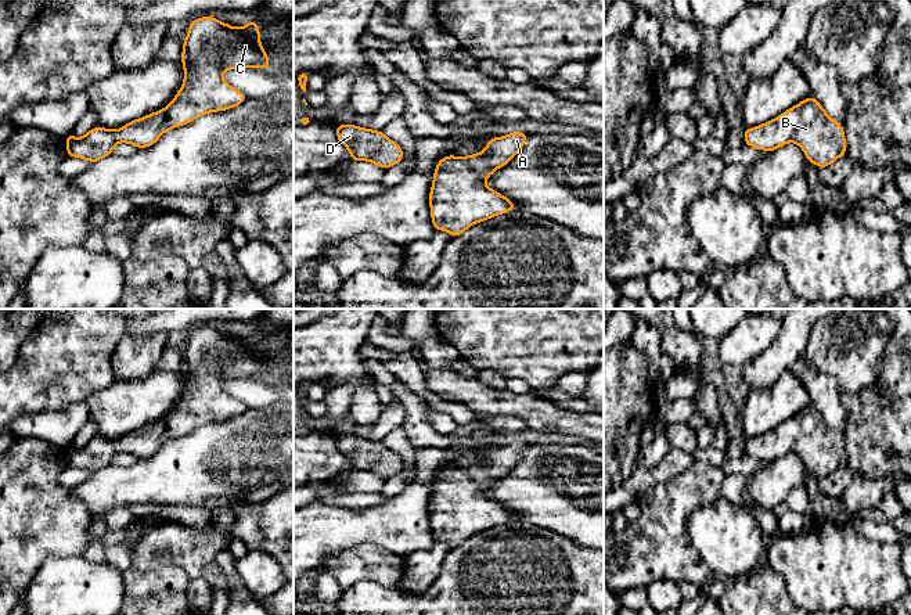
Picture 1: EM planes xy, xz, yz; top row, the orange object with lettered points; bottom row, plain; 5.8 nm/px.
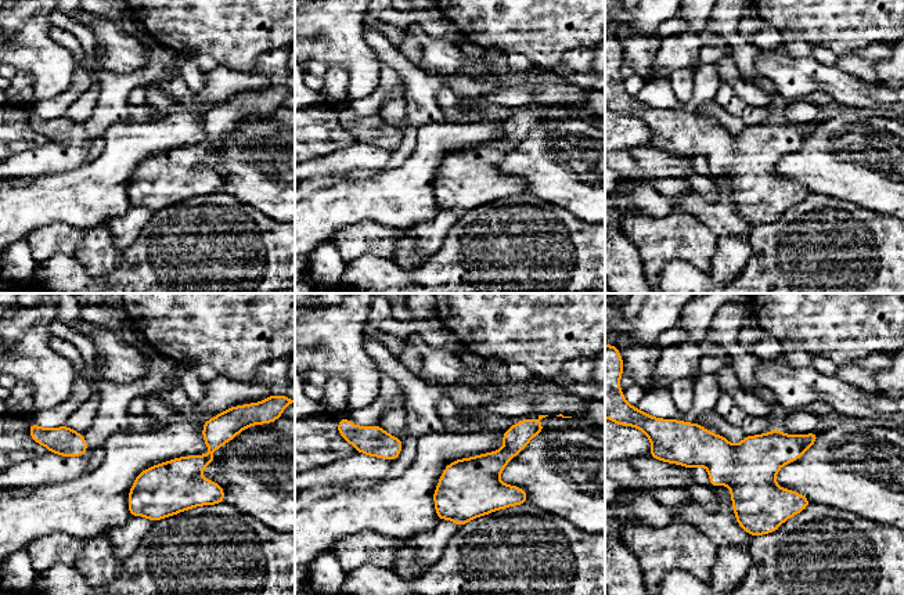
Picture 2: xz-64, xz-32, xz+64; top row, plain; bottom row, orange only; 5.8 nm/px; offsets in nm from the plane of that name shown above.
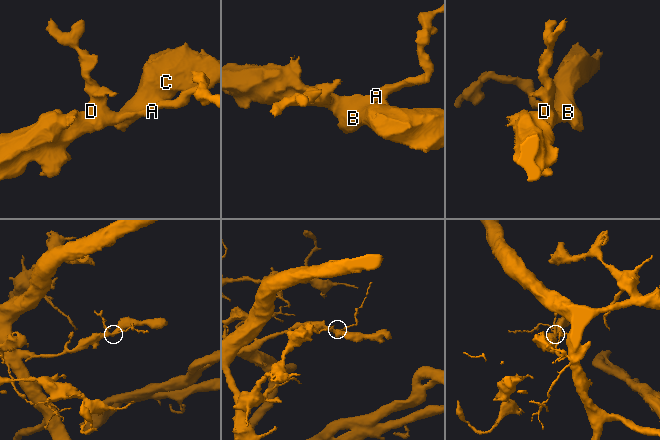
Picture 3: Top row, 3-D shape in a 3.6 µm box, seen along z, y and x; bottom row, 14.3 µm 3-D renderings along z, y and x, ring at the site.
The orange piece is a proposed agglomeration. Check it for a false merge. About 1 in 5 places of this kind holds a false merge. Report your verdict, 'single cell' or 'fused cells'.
single cell

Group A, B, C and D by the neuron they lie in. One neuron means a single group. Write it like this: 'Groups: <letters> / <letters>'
Groups: A B C D

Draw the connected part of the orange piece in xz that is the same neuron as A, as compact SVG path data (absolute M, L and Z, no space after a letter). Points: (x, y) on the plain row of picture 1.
M512 442L493 447L483 463L462 468L447 465L438 472L428 507L435 540L457 547L472 535L518 519L483 492L522 460L527 446Z

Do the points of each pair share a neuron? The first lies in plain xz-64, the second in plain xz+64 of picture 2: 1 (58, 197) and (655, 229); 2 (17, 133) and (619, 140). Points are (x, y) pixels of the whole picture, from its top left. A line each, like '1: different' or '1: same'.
1: different
2: same

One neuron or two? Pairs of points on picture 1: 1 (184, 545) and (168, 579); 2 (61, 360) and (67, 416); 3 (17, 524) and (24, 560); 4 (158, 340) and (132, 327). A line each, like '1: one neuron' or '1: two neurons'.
1: two neurons
2: two neurons
3: one neuron
4: two neurons

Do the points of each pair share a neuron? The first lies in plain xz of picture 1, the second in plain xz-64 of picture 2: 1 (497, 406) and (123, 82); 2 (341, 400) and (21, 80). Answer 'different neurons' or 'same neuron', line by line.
1: different neurons
2: same neuron

